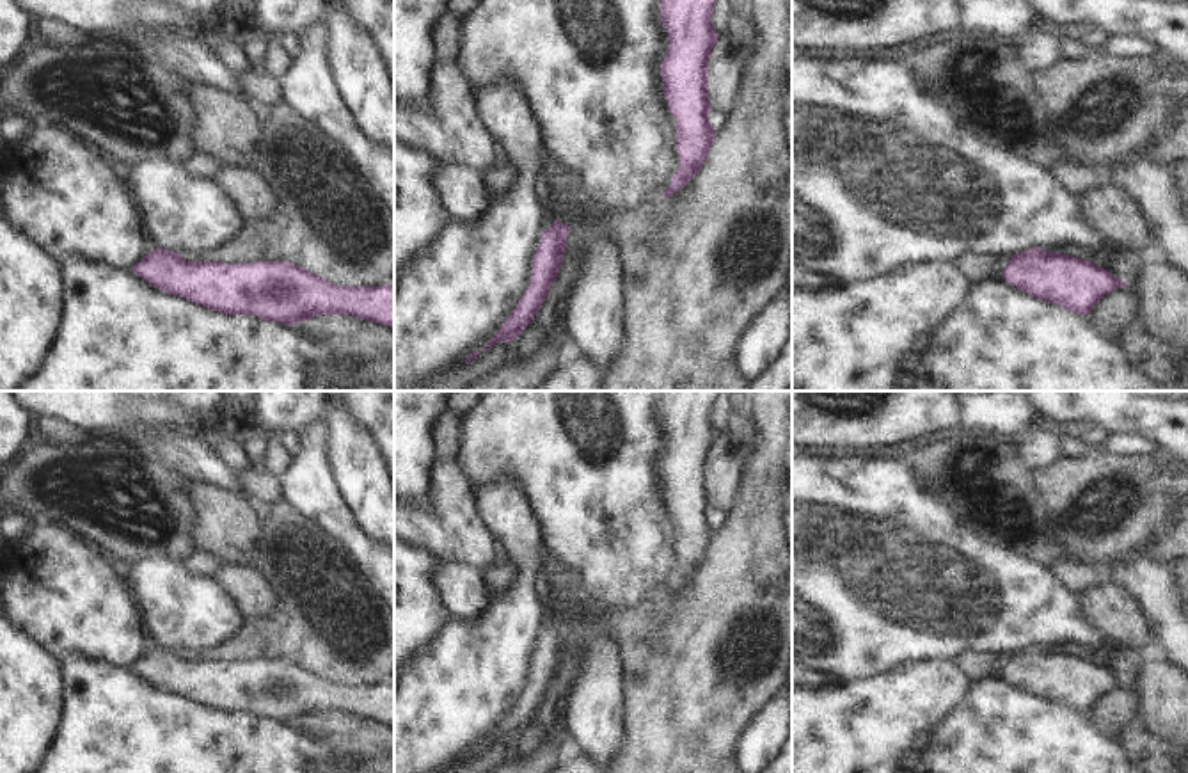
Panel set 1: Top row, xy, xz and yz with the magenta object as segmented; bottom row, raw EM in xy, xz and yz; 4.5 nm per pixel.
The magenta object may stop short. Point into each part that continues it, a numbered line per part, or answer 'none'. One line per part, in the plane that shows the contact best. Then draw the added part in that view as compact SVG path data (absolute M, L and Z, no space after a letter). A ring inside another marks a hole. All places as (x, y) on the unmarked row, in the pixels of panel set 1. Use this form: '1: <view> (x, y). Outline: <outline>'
none

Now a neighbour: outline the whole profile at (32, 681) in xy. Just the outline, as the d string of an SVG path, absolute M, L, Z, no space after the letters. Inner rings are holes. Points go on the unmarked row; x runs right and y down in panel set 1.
M0 597L0 773L37 773L62 732L66 668L7 613Z

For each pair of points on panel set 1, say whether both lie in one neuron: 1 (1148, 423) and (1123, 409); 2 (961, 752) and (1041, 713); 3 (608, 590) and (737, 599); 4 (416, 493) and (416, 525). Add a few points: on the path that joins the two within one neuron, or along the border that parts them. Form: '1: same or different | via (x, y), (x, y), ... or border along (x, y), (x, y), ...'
1: same | via (1142, 418), (1128, 413)
2: same | via (981, 752), (997, 752), (1021, 729)
3: different | border along (654, 599), (613, 610)
4: different | border along (435, 468), (432, 502), (418, 509)

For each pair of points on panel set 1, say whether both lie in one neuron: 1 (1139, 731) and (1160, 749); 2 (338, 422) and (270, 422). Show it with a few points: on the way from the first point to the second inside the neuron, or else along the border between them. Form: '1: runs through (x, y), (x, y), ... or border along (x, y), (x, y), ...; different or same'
1: runs through (1144, 736), (1155, 747); same
2: border along (329, 409), (324, 414); different

